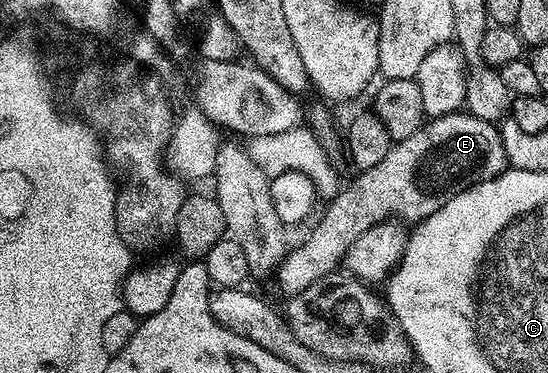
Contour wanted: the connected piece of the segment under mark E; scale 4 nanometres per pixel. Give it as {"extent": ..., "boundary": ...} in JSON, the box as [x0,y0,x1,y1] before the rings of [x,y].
{"extent":[281,113,506,297],"boundary":[[[470,113],[430,118],[411,137],[396,140],[379,165],[356,174],[348,186],[342,186],[338,195],[324,204],[325,212],[313,232],[281,263],[282,289],[292,297],[307,285],[333,275],[342,266],[355,237],[367,233],[375,224],[390,222],[394,217],[406,224],[420,224],[459,193],[502,175],[506,169],[505,145],[496,122],[480,120]]]}

